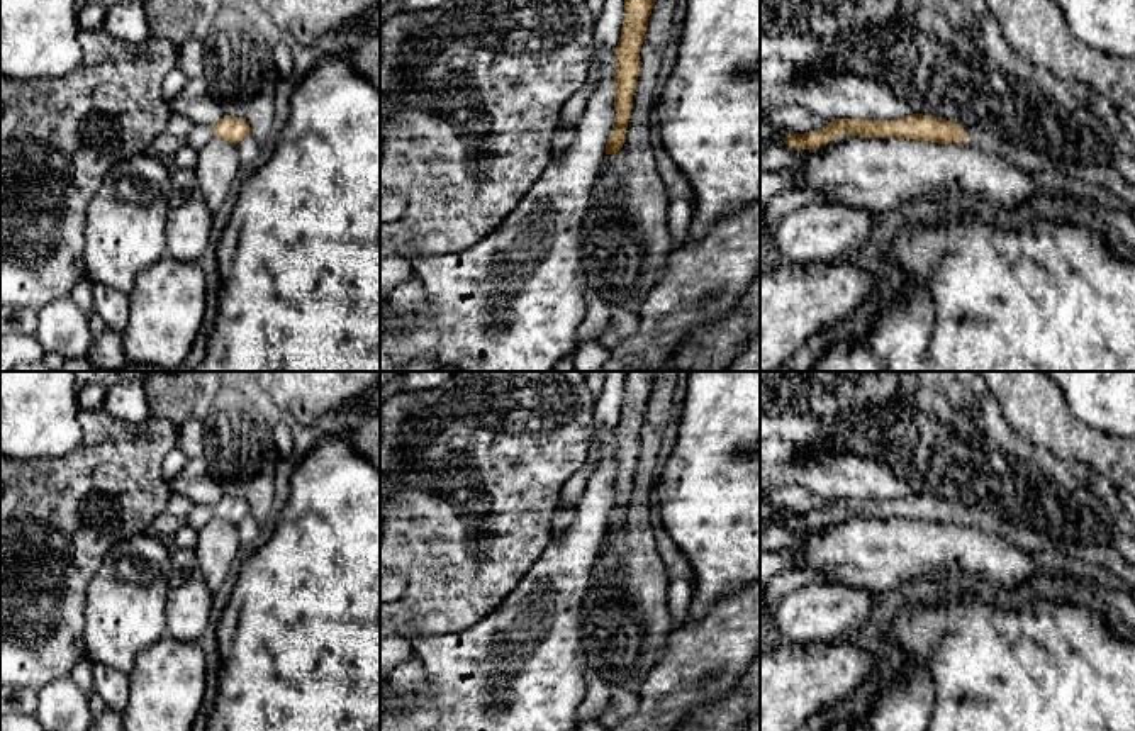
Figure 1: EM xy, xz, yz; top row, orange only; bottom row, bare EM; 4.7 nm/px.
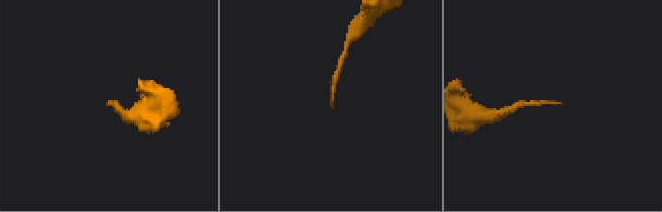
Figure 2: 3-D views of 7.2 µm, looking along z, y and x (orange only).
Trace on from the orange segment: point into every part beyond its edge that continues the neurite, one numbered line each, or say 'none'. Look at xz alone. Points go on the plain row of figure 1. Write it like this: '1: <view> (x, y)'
none

